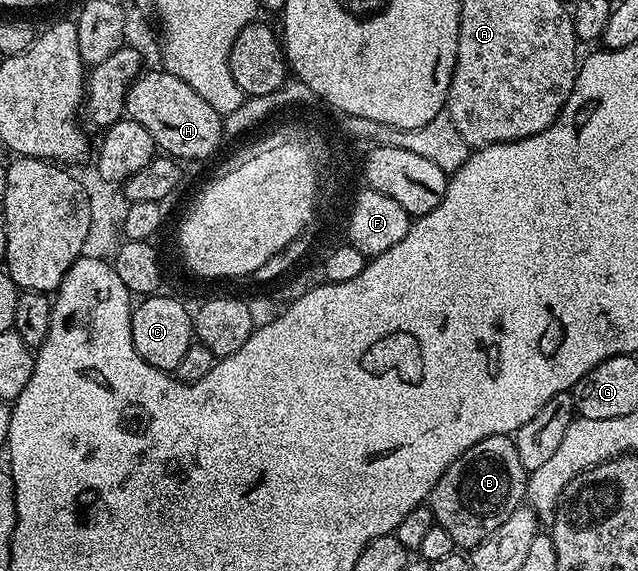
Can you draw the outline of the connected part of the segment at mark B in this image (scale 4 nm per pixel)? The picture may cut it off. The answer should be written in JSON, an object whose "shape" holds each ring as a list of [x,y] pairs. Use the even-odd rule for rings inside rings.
{"shape":[[[499,434],[478,440],[474,448],[462,452],[462,456],[446,468],[438,484],[434,484],[430,505],[436,525],[446,528],[446,532],[454,536],[457,547],[478,545],[494,532],[494,528],[506,524],[506,516],[525,501],[528,476],[529,471],[522,468],[518,448],[509,435]]]}

